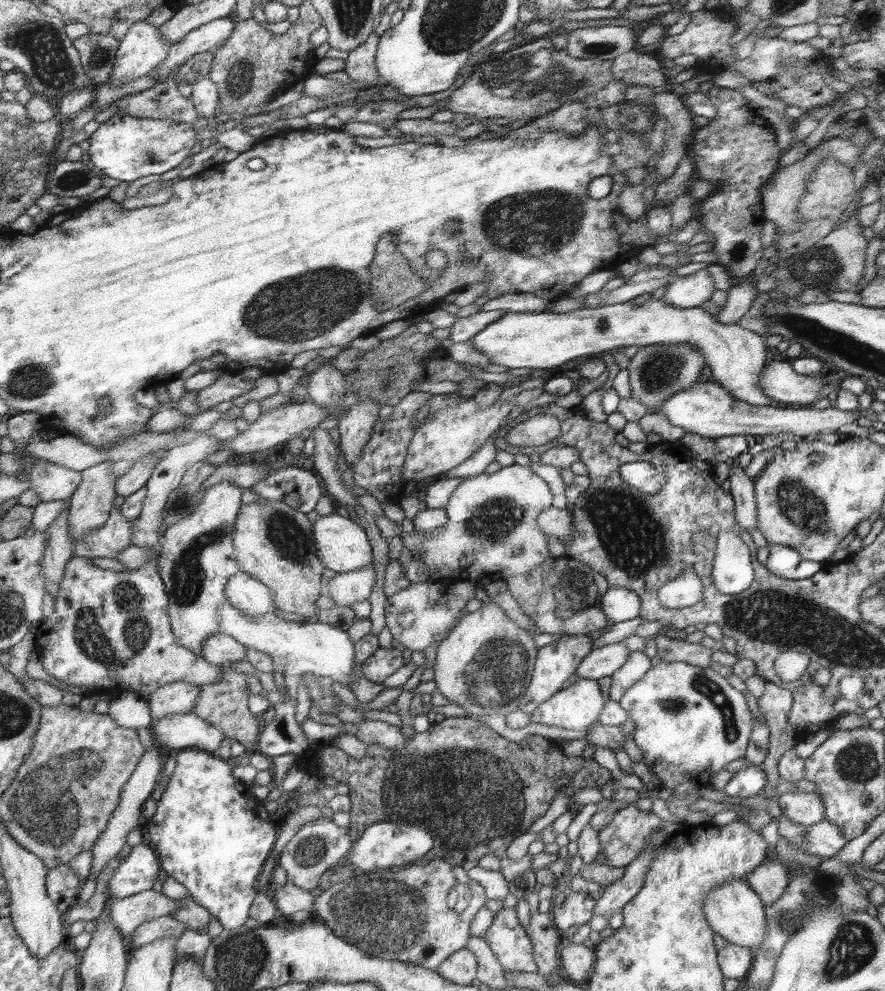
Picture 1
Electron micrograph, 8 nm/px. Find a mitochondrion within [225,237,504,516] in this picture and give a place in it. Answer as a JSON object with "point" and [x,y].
{"point":[309,304]}

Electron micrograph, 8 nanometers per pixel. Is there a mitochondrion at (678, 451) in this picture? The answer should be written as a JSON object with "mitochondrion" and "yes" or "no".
{"mitochondrion":"no"}

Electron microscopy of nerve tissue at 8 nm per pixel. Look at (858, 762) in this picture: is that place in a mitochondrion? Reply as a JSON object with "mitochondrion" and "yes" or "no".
{"mitochondrion":"yes"}

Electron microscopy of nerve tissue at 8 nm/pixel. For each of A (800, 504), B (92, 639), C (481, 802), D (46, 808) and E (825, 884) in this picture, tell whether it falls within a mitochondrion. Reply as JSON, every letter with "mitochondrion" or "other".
{"A":"mitochondrion","B":"mitochondrion","C":"mitochondrion","D":"mitochondrion","E":"mitochondrion"}

